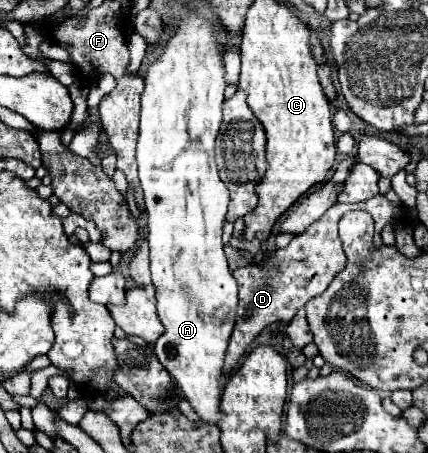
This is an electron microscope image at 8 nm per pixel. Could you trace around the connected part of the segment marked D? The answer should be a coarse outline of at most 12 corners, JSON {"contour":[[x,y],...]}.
{"contour":[[385,196],[333,204],[263,266],[233,272],[235,330],[223,374],[273,322],[291,322],[346,266],[337,222],[365,210],[405,222]]}

